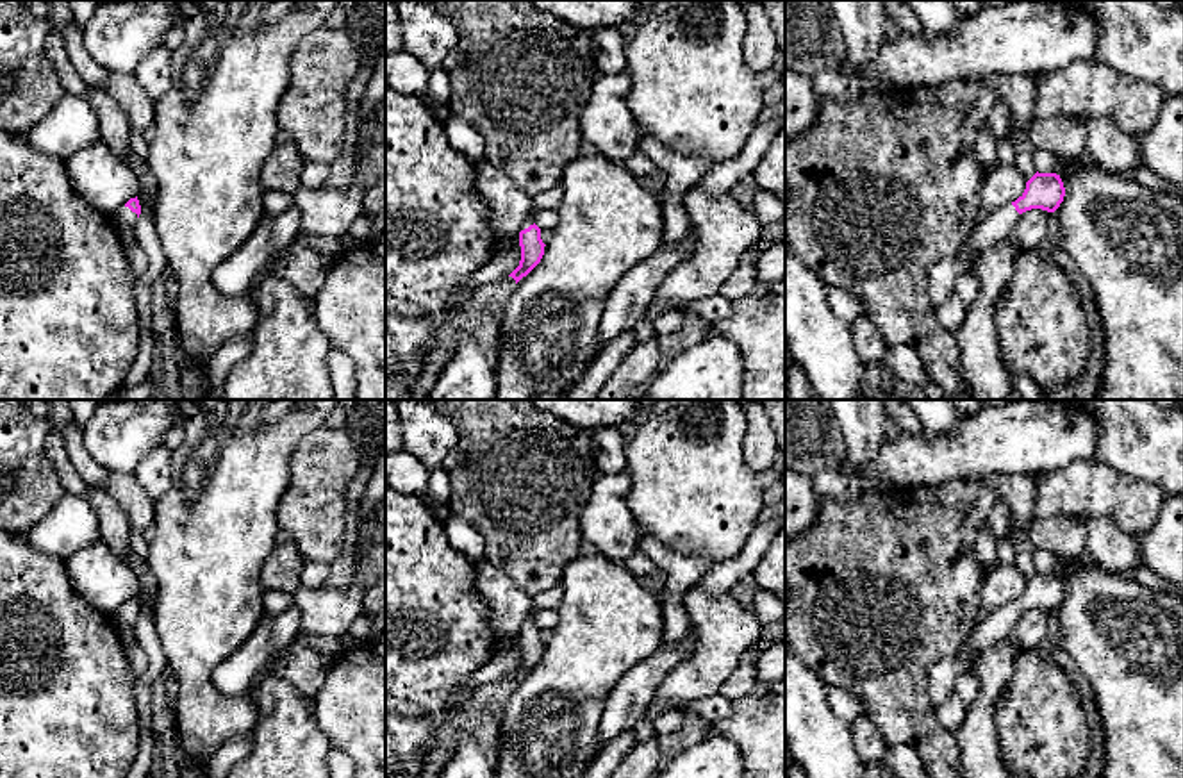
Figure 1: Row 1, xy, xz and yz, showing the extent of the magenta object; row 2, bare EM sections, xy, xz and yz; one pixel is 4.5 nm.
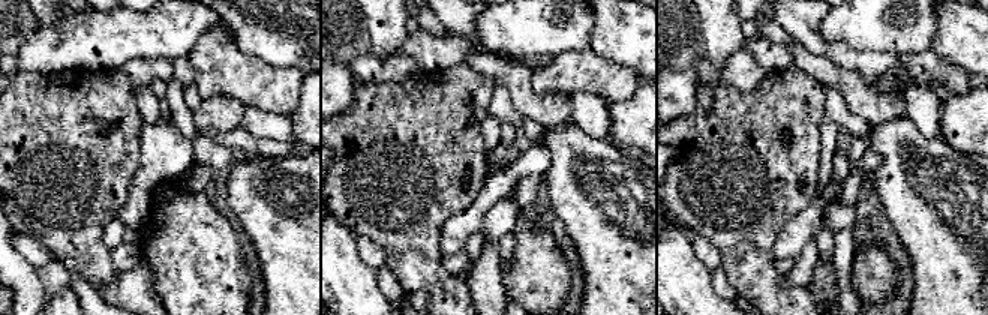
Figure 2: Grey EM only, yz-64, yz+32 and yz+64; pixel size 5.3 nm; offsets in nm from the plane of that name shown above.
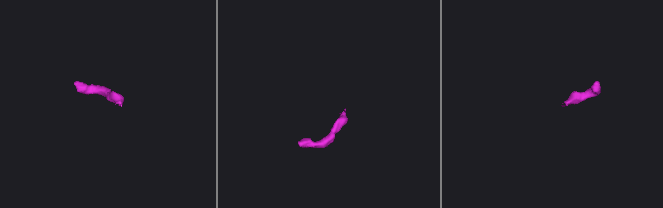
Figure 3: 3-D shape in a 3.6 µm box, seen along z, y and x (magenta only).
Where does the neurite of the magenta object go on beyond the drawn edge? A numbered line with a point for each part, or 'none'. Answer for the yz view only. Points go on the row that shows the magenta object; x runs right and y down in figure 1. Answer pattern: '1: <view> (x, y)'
1: yz (996, 227)

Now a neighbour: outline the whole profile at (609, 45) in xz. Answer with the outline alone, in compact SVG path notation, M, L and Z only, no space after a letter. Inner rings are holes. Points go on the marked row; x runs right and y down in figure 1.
M603 27L594 30L591 32L591 41L598 75L626 73L626 41L619 29Z

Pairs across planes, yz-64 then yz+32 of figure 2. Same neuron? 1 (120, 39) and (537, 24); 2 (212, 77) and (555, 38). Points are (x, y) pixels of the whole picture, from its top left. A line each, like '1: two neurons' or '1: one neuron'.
1: one neuron
2: two neurons

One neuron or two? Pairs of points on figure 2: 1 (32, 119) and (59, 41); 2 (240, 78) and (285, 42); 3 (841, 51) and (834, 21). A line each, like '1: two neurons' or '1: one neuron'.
1: two neurons
2: two neurons
3: two neurons

